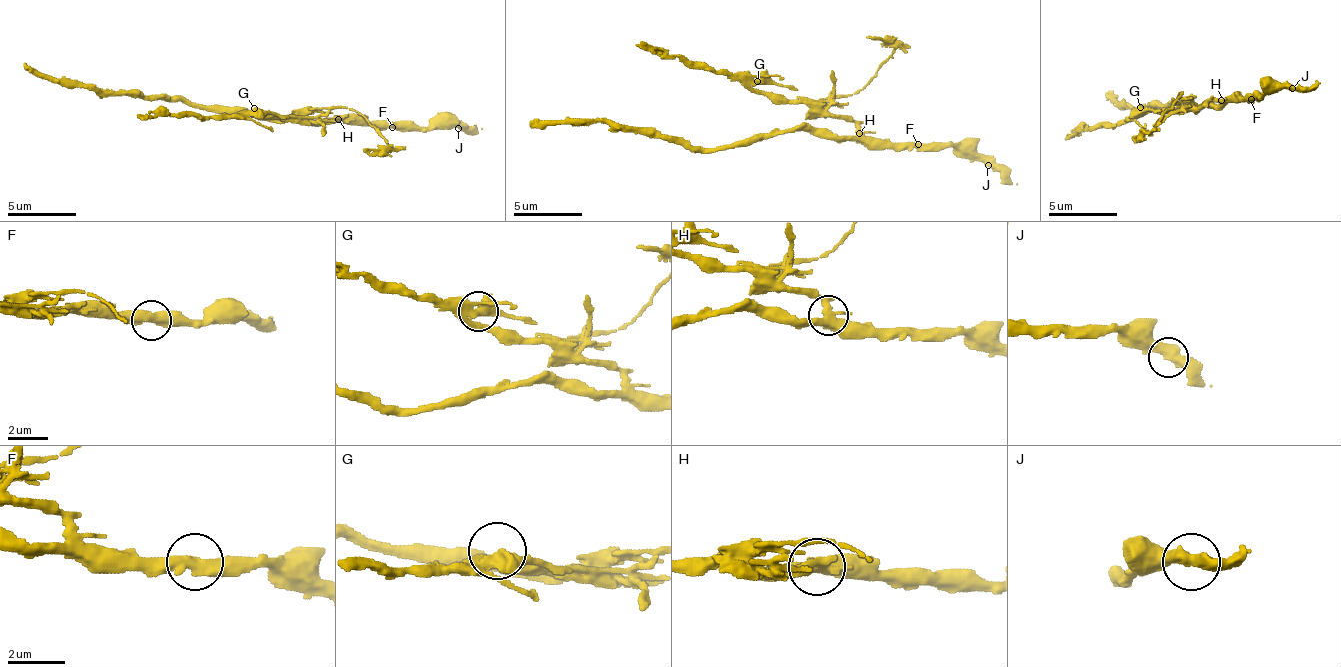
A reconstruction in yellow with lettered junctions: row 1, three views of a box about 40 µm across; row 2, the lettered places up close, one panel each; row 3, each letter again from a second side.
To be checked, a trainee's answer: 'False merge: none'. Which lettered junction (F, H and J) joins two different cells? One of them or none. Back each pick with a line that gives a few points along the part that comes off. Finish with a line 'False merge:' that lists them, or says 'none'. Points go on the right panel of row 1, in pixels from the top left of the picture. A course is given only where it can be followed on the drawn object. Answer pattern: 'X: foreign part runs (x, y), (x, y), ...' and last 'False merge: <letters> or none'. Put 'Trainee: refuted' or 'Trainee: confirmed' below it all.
H: foreign part runs (1220, 101), (1193, 109), (1152, 111), (1084, 128), (1066, 137)
False merge: H
Trainee: refuted

